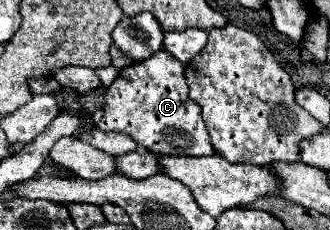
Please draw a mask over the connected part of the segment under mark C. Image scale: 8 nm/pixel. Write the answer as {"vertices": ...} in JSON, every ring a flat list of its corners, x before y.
{"vertices":[[164,50,148,60,134,62,118,72,104,98,104,116,96,124,100,130,126,132,136,144,162,156,214,156,200,106,190,100,184,78,184,64]]}

